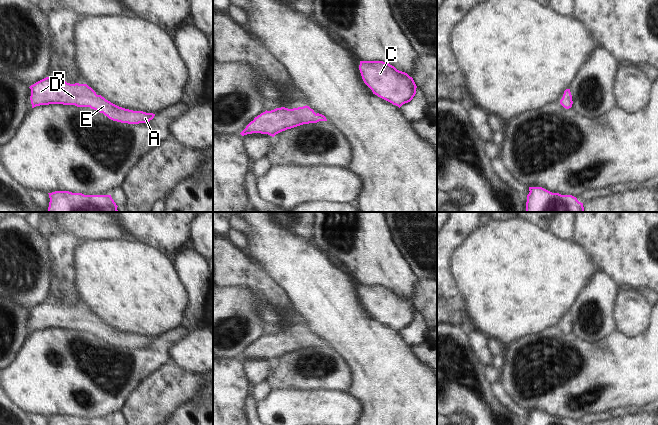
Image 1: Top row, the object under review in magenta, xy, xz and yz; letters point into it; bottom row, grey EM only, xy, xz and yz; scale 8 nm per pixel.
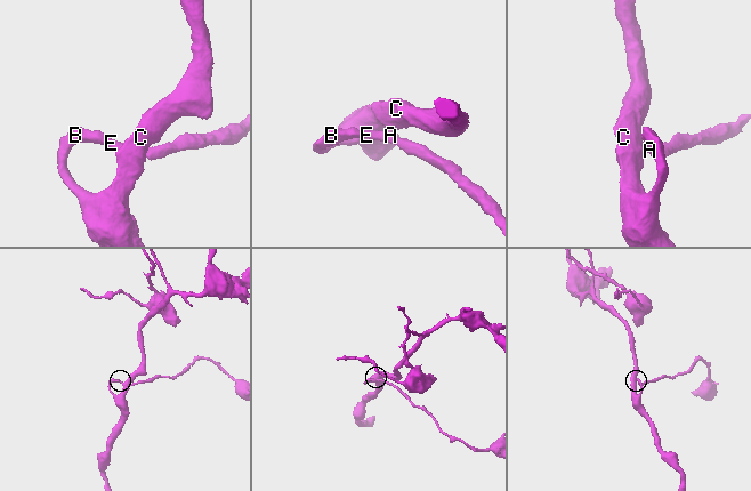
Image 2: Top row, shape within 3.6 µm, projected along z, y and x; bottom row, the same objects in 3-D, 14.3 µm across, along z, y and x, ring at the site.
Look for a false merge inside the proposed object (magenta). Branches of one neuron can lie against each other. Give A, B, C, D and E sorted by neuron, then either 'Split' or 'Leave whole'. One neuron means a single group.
Groups: A B C D E. Leave whole

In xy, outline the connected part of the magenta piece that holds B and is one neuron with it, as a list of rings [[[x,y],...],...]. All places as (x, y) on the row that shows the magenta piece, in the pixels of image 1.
[[[46,77],[29,88],[31,89],[32,108],[49,104],[90,107],[113,121],[128,124],[148,123],[155,116],[153,113],[119,107],[101,95],[97,95],[87,84],[70,84],[66,81]]]

